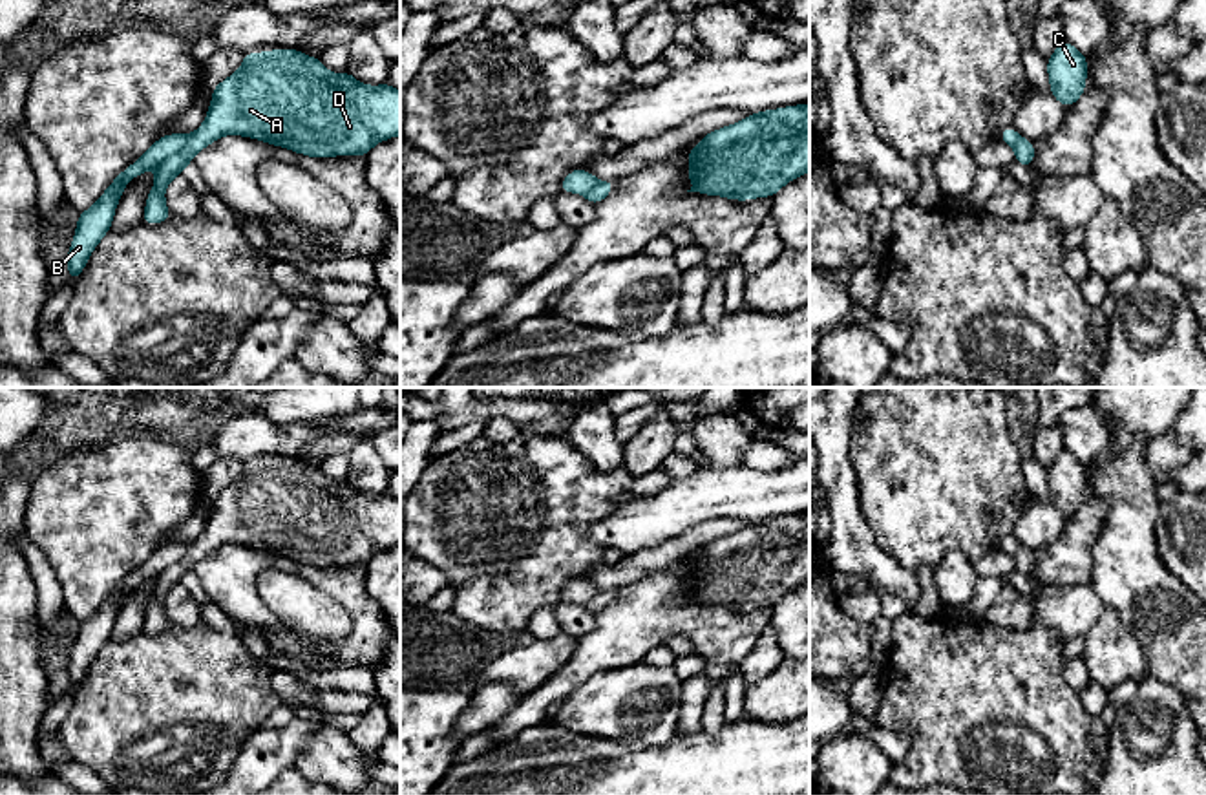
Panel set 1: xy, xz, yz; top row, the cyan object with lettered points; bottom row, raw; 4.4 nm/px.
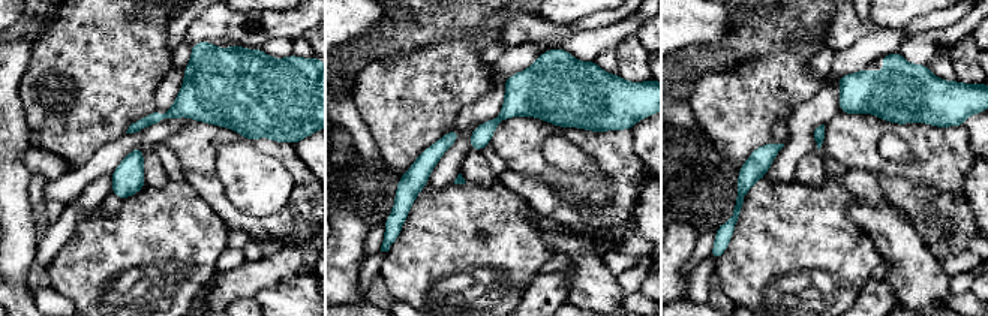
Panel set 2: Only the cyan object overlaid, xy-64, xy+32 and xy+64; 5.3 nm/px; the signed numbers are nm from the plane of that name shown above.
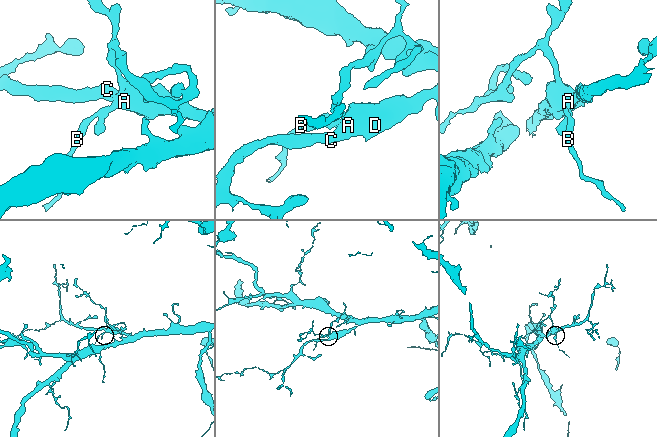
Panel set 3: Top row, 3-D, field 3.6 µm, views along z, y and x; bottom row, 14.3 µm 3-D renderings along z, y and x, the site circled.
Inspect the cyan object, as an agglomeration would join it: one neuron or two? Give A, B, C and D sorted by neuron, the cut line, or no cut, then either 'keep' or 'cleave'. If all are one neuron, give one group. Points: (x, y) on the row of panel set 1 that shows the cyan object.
A C D / B; cut in xy along (189, 136), (187, 143), (158, 167); cleave

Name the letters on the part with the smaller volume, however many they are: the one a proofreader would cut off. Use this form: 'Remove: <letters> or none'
Remove: B

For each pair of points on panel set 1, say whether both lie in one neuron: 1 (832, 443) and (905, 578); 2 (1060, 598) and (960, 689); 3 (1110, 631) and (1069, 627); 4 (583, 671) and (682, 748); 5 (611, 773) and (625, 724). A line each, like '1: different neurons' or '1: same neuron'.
1: same neuron
2: different neurons
3: different neurons
4: different neurons
5: different neurons

